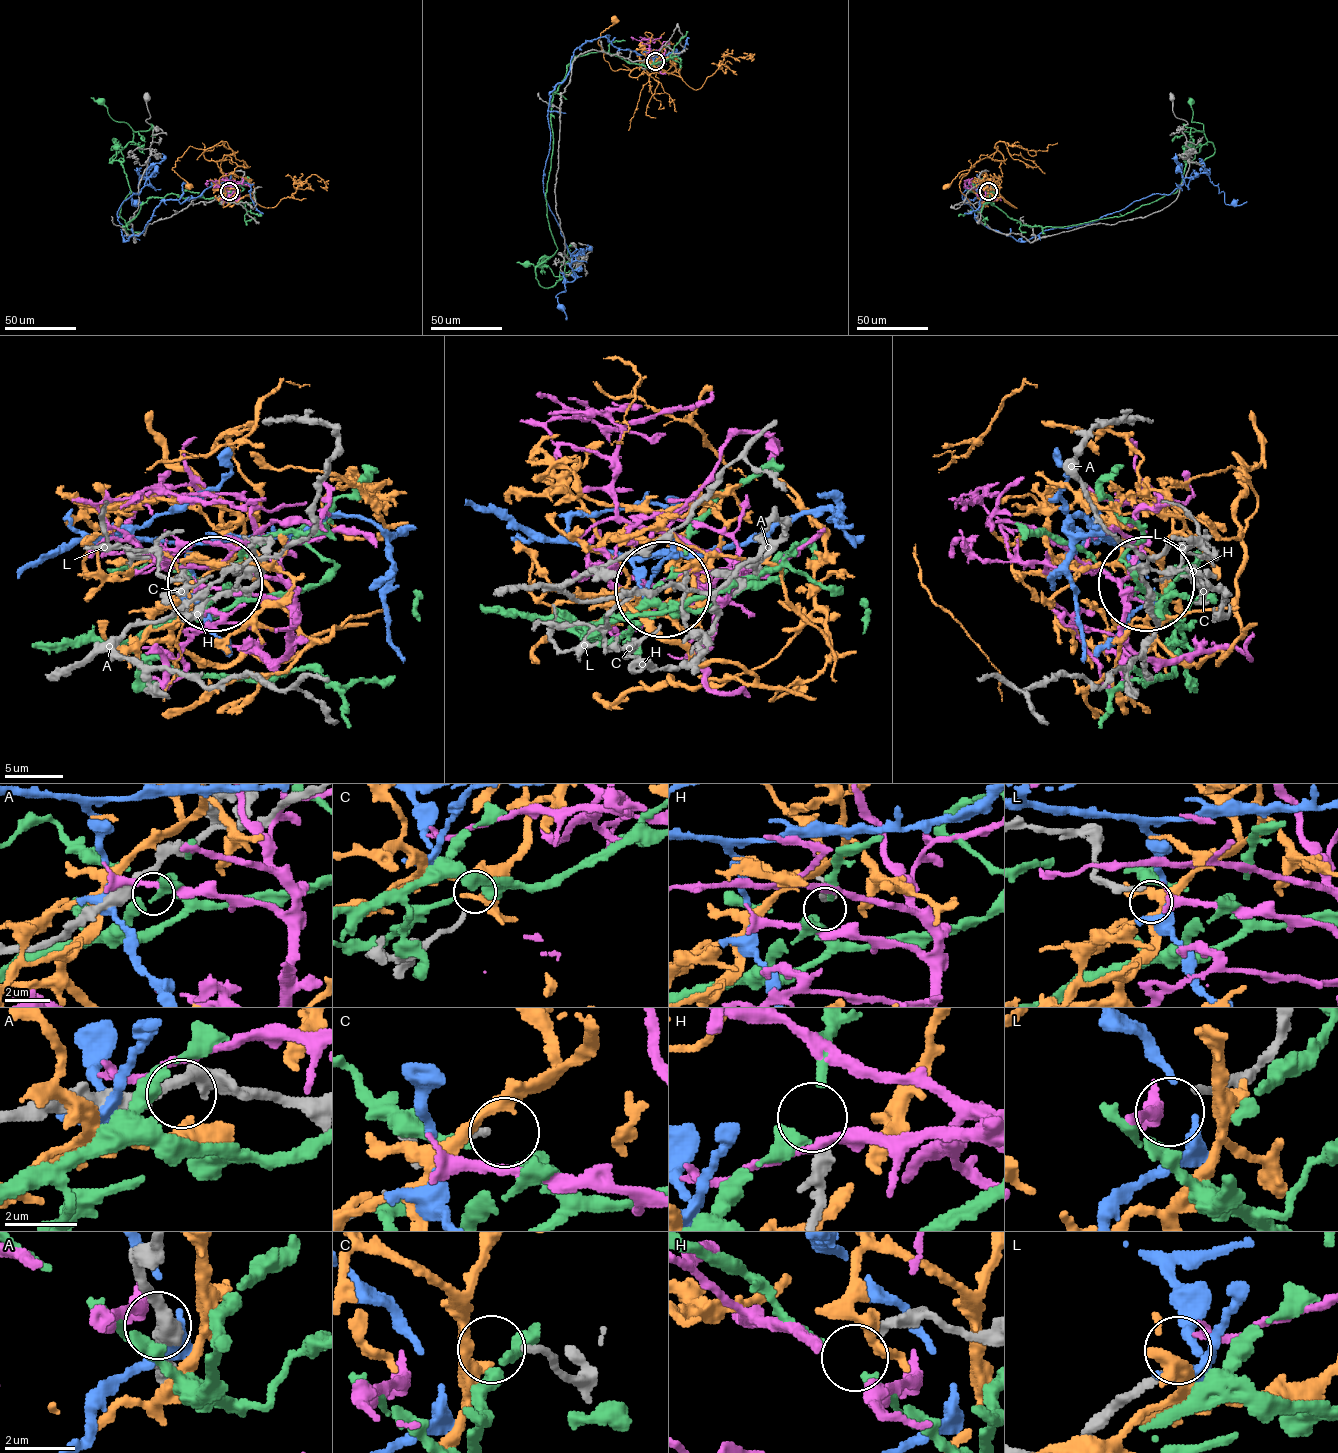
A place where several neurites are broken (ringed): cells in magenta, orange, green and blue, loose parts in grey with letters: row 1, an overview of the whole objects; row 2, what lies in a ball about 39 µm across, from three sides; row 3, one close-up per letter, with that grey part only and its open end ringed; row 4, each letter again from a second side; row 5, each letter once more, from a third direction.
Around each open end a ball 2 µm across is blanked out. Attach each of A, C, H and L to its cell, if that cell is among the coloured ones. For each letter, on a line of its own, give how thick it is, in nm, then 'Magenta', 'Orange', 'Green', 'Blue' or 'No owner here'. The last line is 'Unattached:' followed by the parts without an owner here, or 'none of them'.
A: Thickness 420 nm. No owner here
C: Thickness 200 nm. Orange
H: Thickness 360 nm. No owner here
L: Thickness 200 nm. Magenta
Unattached: A, H

